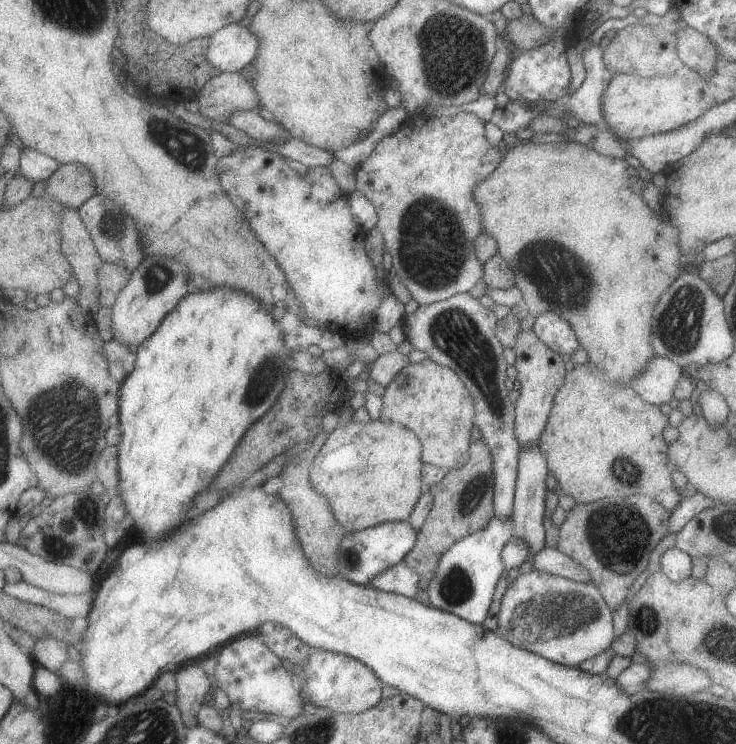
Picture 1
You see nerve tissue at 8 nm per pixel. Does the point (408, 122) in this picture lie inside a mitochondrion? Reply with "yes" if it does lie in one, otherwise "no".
no

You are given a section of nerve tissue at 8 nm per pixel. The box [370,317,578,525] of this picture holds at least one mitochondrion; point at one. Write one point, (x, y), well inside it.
(476, 494)

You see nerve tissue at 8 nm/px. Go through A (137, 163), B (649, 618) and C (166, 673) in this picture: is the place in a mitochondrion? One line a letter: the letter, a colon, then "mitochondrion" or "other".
A: other
B: mitochondrion
C: other

